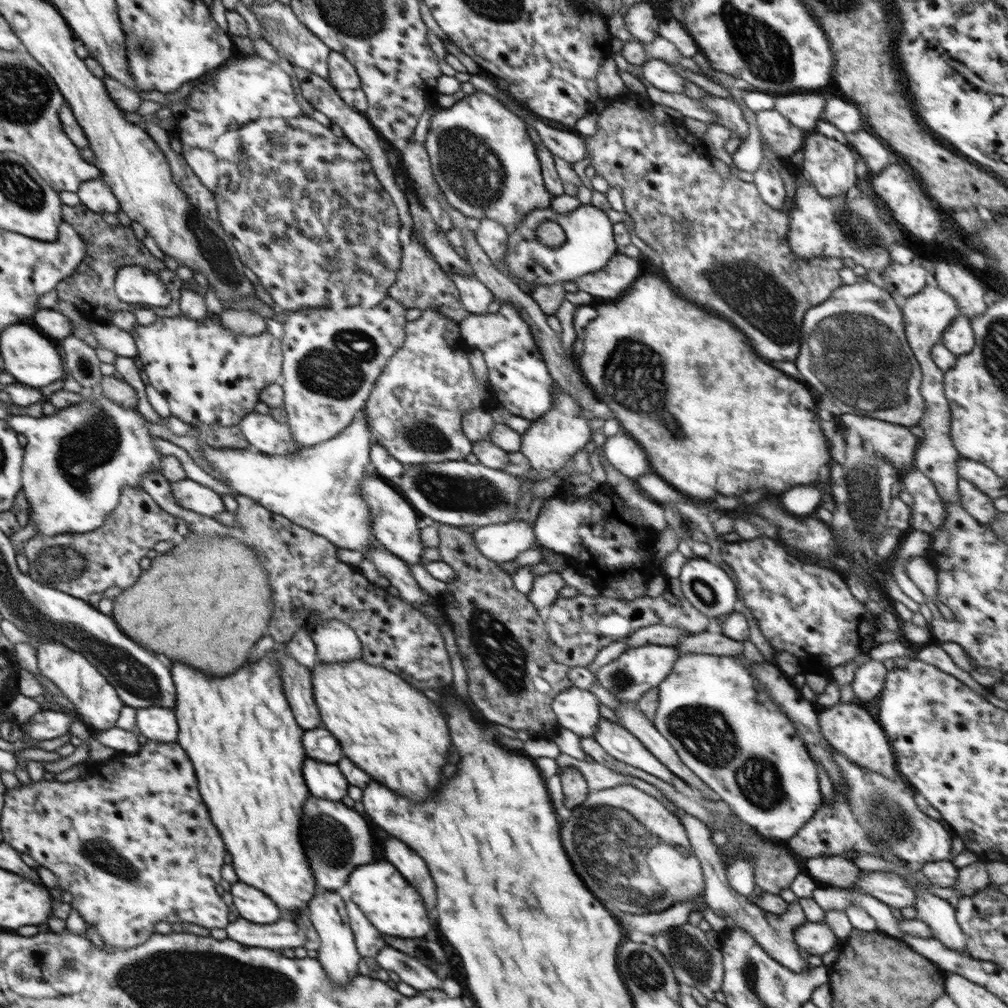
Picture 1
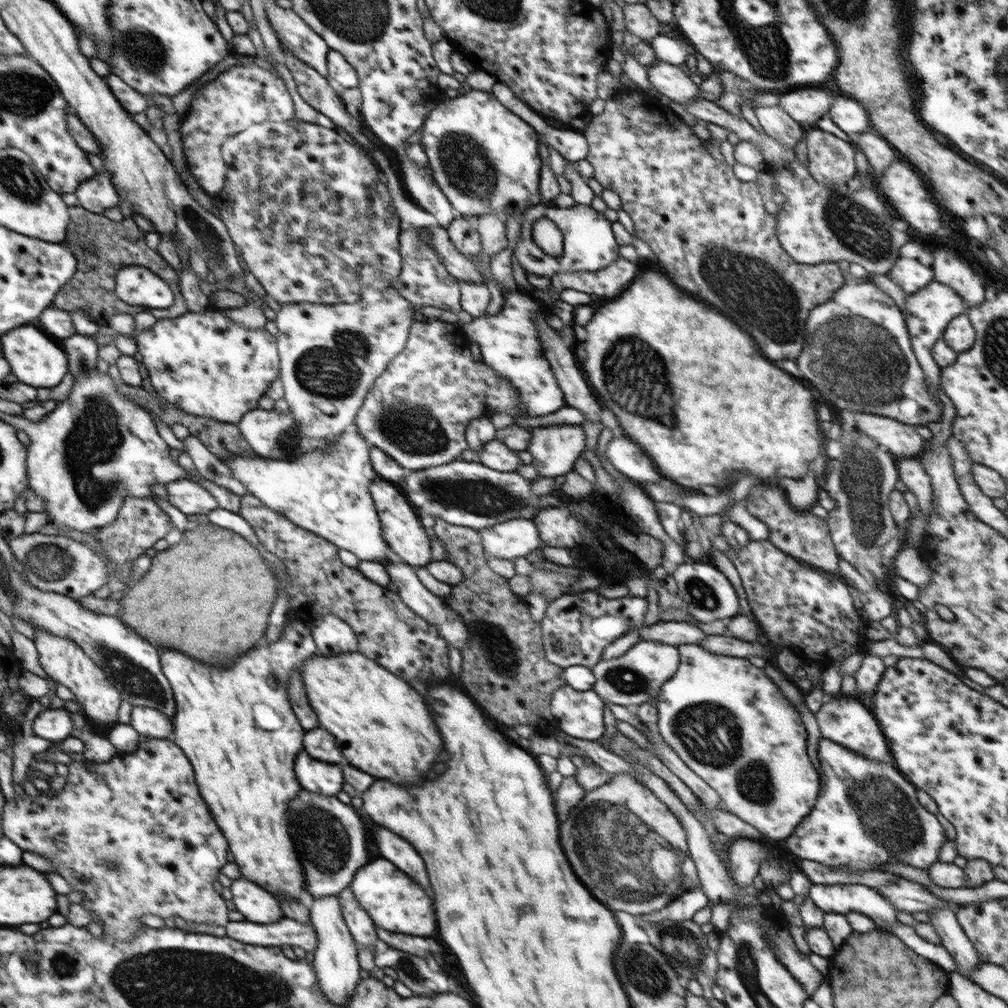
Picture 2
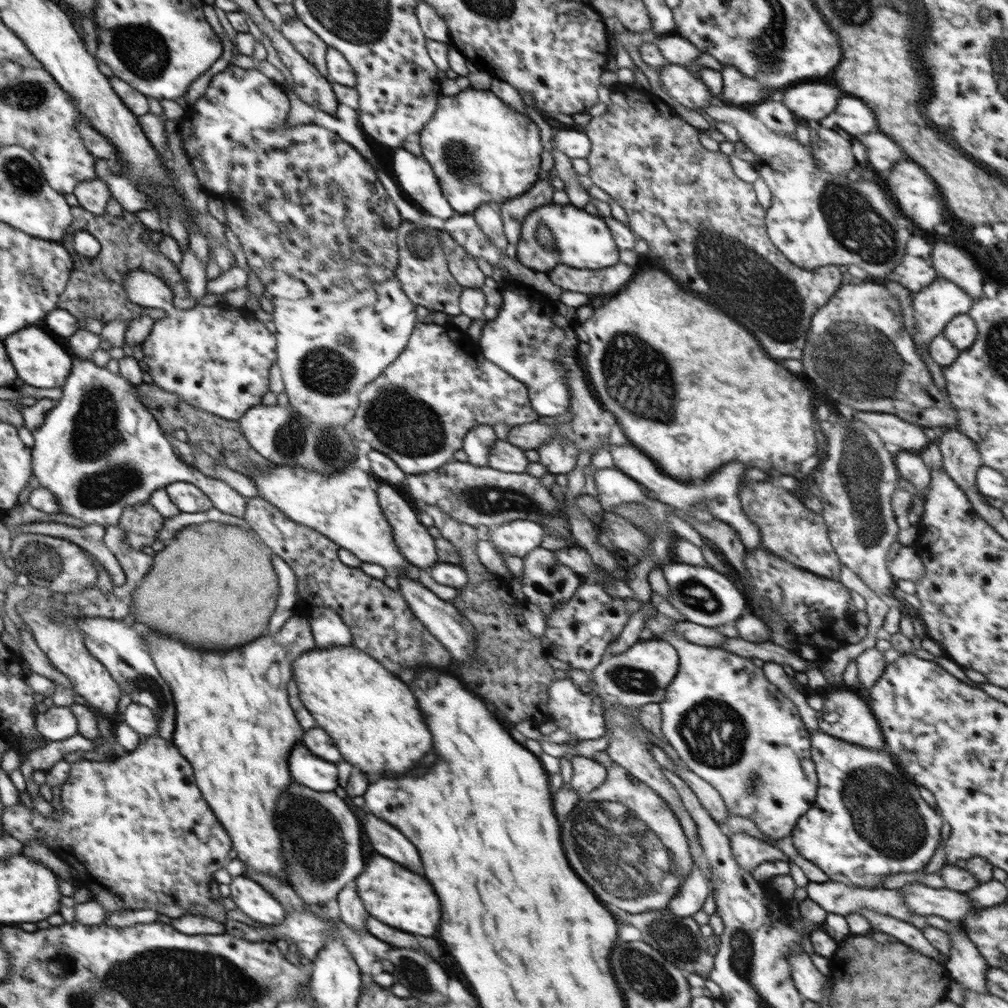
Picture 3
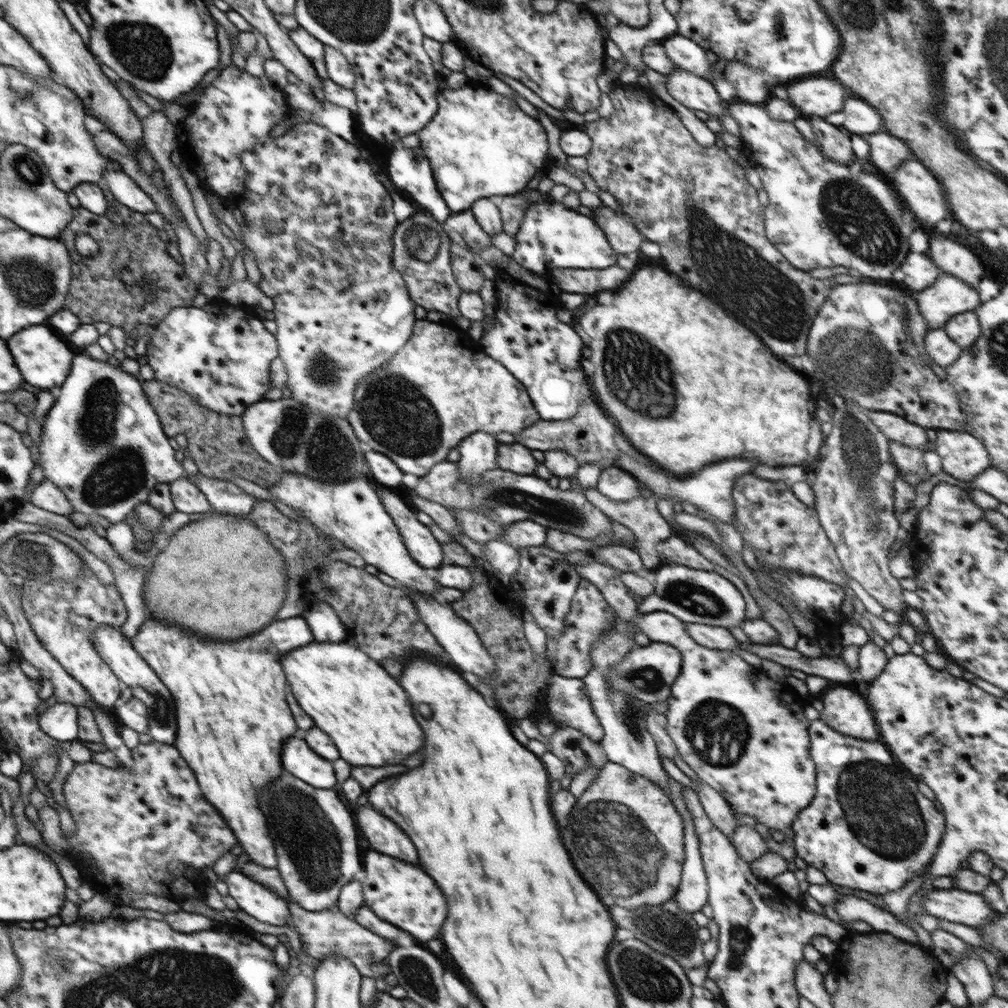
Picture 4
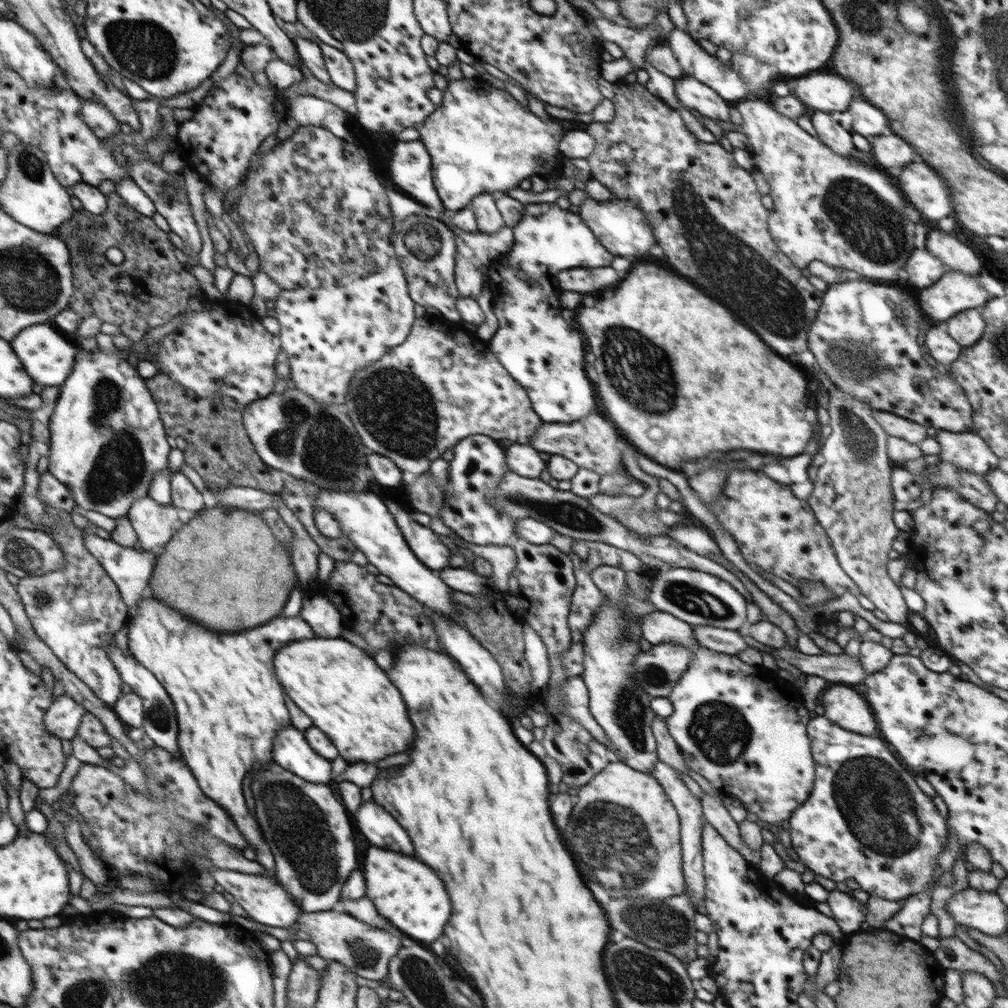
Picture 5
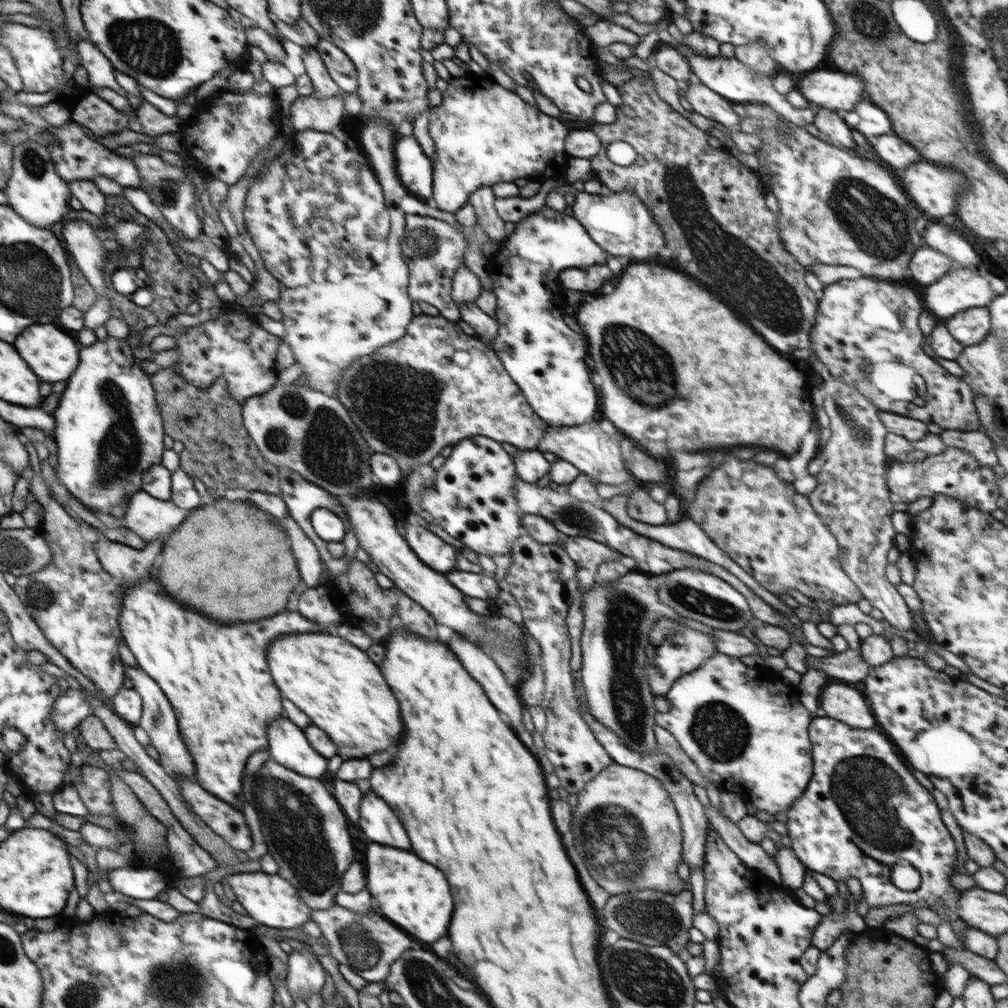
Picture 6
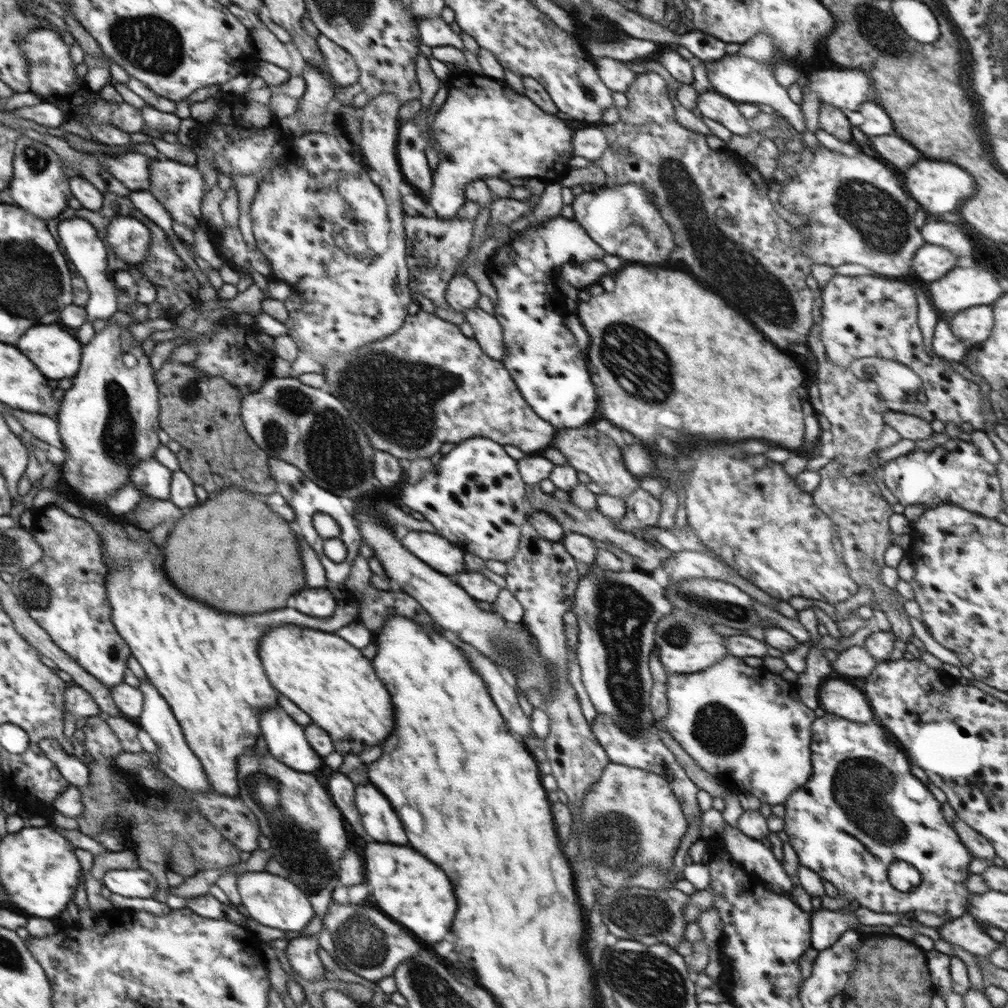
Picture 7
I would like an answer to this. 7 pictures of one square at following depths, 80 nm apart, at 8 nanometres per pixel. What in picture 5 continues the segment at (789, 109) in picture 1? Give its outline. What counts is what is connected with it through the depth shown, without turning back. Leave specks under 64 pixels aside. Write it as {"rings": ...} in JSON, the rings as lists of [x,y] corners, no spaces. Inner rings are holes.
{"rings":[[[812,74],[800,78],[790,92],[802,101],[808,113],[814,111],[834,112],[848,110],[848,106],[860,92],[858,86],[842,76]]]}

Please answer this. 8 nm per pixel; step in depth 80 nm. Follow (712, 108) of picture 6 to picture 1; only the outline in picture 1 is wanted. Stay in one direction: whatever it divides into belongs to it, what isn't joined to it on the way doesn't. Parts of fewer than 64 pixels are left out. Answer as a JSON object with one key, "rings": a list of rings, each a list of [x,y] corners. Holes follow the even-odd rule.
{"rings":[[[658,59],[648,60],[642,65],[643,77],[650,86],[667,93],[684,93],[685,78],[674,71],[670,64]]]}

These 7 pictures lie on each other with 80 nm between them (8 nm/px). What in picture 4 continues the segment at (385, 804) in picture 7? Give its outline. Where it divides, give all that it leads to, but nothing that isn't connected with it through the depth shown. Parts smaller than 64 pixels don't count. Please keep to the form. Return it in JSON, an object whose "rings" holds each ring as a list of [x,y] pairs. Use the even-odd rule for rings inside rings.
{"rings":[[[360,808],[355,822],[374,850],[410,864],[418,864],[414,844],[392,820],[388,820],[386,816],[382,816],[372,808]]]}

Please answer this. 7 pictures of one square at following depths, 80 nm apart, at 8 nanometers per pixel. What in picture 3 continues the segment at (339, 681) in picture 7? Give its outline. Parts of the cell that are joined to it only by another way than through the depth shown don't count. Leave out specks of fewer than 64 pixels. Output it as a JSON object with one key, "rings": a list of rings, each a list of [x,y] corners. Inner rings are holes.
{"rings":[[[352,644],[330,648],[315,647],[293,660],[292,668],[292,679],[296,681],[300,700],[315,718],[317,726],[334,738],[344,760],[360,768],[362,772],[390,772],[400,776],[414,768],[432,750],[432,734],[420,714],[420,708],[416,710],[416,698],[412,690],[396,674],[386,670],[375,658],[358,647]]]}

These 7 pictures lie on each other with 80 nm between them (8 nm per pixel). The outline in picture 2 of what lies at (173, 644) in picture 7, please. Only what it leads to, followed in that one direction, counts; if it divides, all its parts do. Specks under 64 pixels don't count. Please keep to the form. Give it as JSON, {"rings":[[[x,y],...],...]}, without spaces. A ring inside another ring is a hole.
{"rings":[[[294,620],[286,623],[278,641],[250,650],[228,668],[208,668],[172,650],[162,650],[161,664],[175,696],[172,740],[192,763],[201,797],[224,838],[227,838],[241,878],[258,884],[270,893],[279,892],[281,896],[306,901],[308,892],[304,869],[294,852],[286,818],[288,802],[302,790],[294,774],[294,760],[302,752],[305,730],[288,702],[287,686],[290,671],[300,668],[305,660],[316,654],[311,623]]]}

